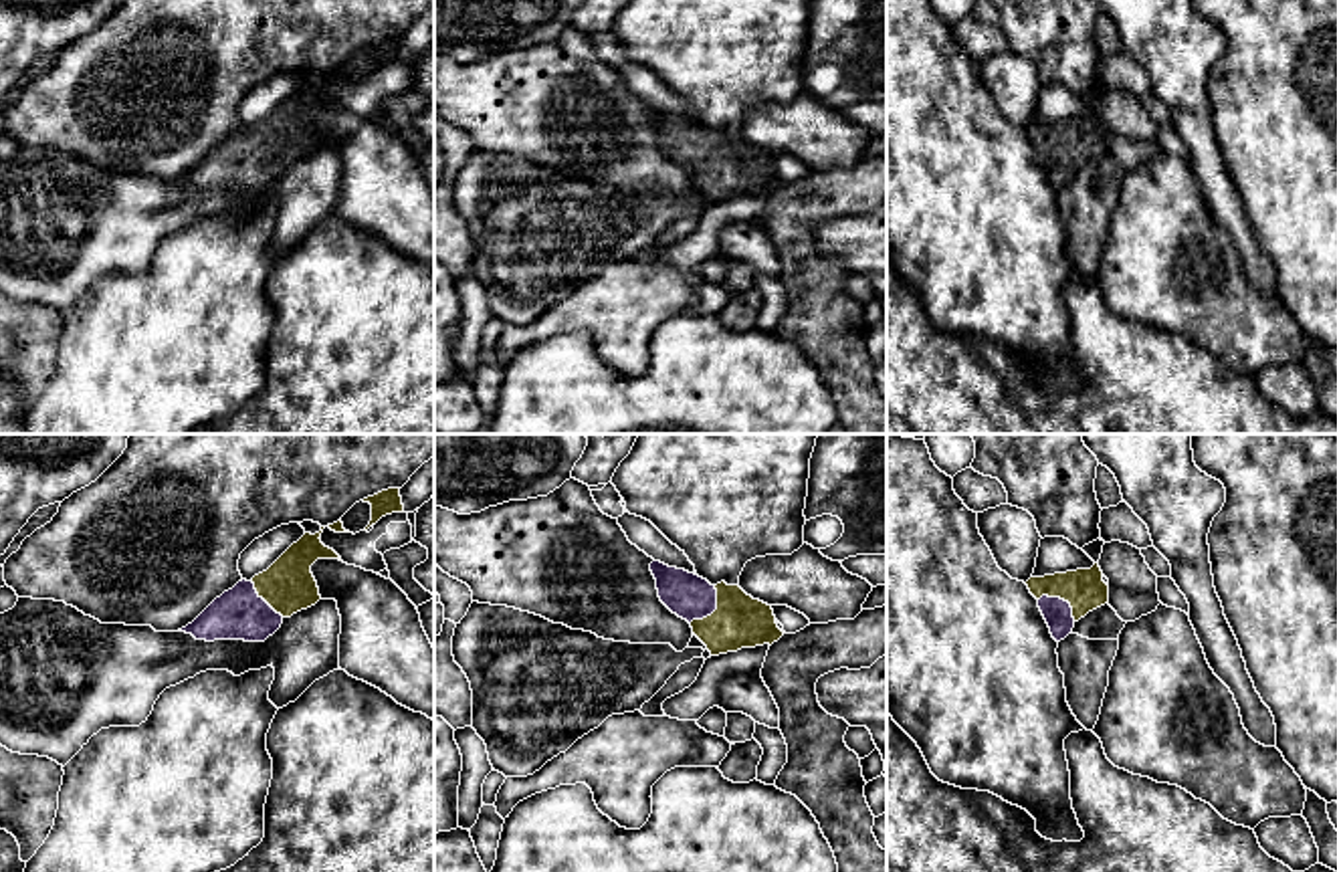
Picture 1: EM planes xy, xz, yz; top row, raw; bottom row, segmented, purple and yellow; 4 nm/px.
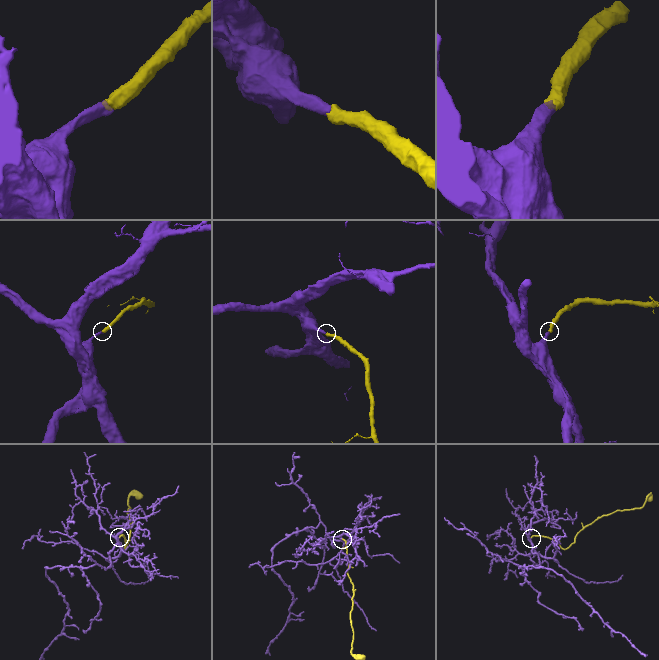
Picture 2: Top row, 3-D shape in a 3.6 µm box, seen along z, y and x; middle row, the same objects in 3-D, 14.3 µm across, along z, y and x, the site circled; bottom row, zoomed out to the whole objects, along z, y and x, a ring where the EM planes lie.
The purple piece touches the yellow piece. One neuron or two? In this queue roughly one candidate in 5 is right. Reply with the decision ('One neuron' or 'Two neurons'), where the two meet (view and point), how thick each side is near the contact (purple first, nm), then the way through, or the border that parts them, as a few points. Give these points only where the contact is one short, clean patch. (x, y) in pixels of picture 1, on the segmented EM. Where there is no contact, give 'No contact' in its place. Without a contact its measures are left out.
One neuron. Touches purple at xz (713, 610). Thickness 180 nm (purple) against 200 nm. Path across: xz (685, 594), (713, 610), (728, 620), (740, 620)

